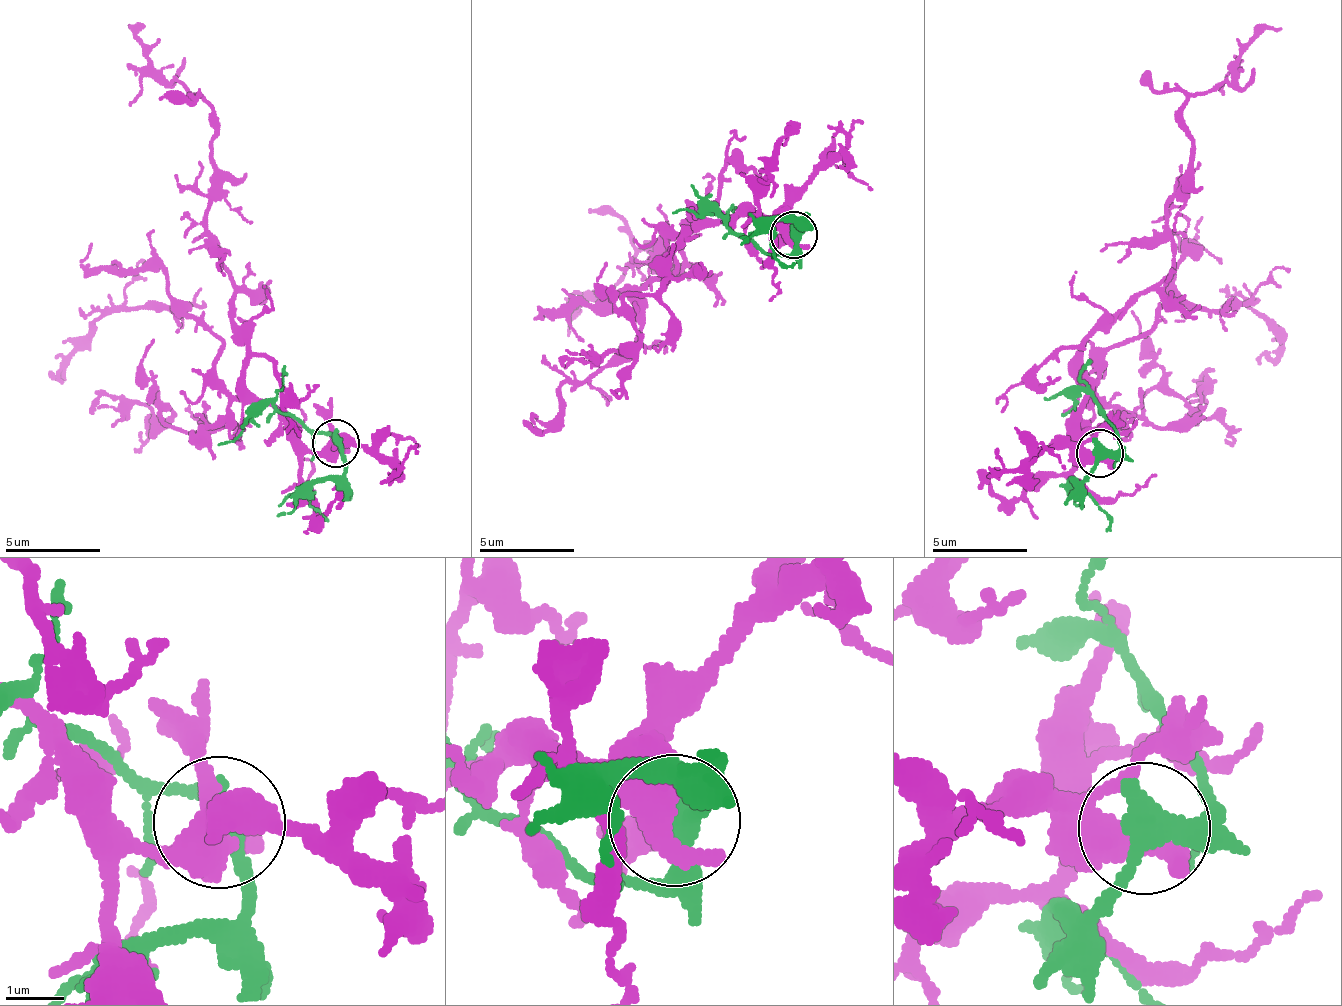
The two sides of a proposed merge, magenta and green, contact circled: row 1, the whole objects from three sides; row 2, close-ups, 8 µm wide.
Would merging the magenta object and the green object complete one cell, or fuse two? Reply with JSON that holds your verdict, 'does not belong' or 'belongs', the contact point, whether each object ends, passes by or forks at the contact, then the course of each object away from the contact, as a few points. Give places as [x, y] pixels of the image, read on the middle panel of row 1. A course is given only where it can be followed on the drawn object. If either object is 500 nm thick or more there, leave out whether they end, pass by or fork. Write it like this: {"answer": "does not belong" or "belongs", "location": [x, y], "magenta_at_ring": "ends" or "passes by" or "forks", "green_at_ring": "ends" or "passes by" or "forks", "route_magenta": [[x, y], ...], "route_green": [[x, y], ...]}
{"answer": "does not belong", "location": [793, 235], "route_magenta": [[792, 234], [693, 204], [682, 270], [651, 255], [653, 271], [646, 246], [569, 338]], "route_green": [[792, 234], [787, 254], [762, 254], [721, 219], [673, 211]]}

